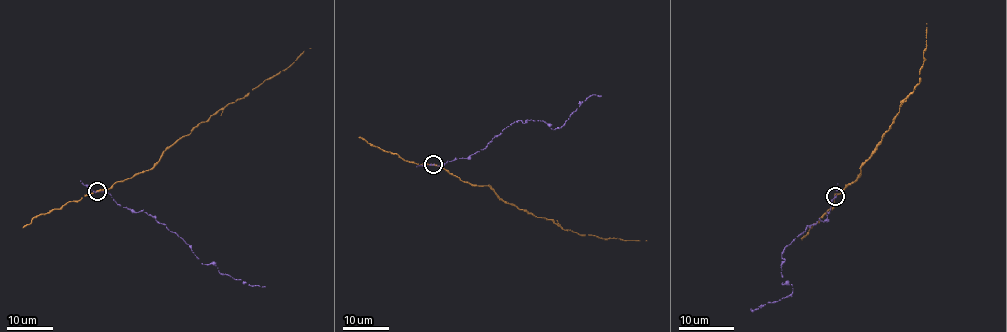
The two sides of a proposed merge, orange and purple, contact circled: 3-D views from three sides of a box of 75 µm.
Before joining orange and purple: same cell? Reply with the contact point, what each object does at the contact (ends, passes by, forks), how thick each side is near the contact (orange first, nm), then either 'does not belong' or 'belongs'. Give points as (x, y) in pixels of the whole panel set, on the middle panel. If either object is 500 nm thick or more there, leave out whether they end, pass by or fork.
at (433, 164); orange passes by; purple ends there; 280 nm thick on the orange side, 180 nm on the other; does not belong

